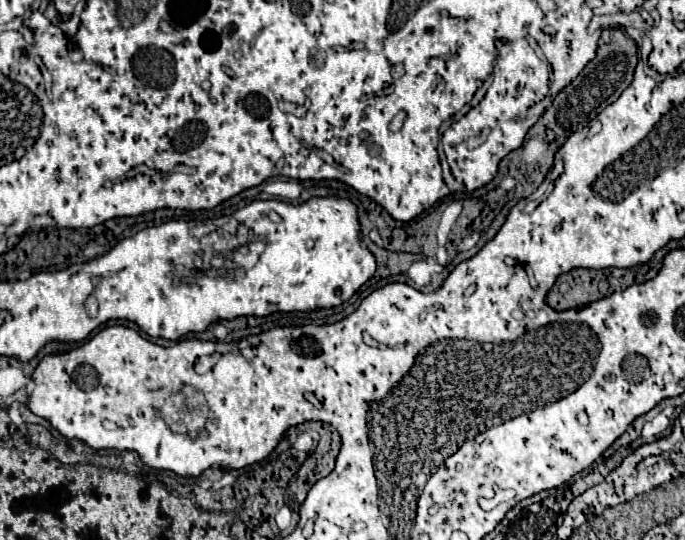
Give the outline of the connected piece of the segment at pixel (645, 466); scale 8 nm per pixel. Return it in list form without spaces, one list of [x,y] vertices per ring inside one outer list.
[[[669,437],[643,445],[631,455],[627,455],[625,461],[613,471],[613,473],[625,473],[625,501],[645,493],[647,489],[655,489],[655,485],[663,485],[663,481],[667,481],[669,457],[663,457],[659,461],[655,457],[655,451],[667,451],[667,447]]]

